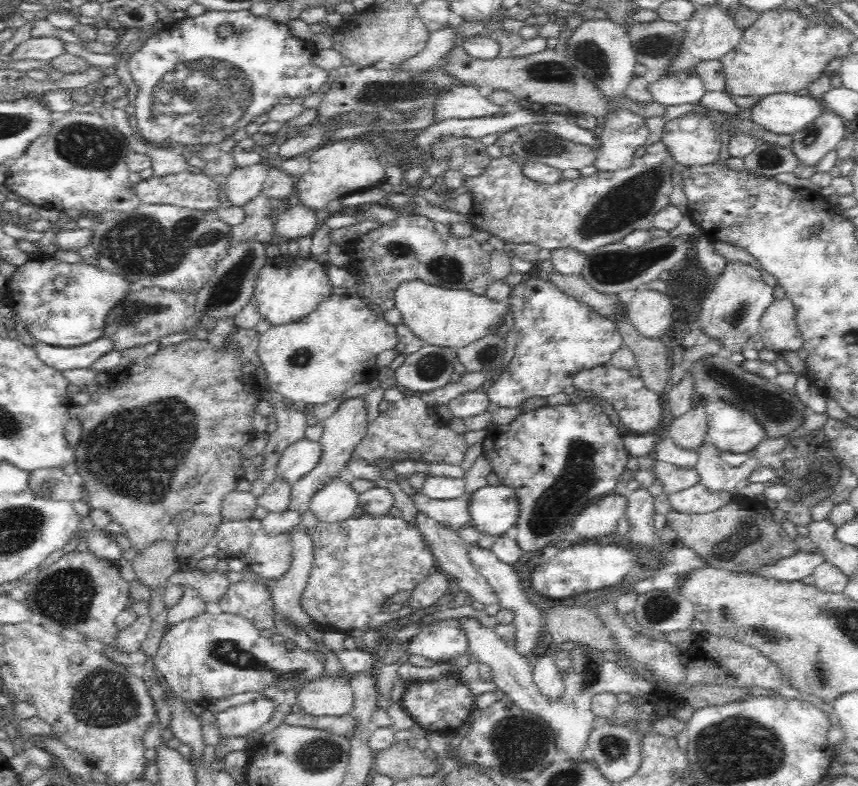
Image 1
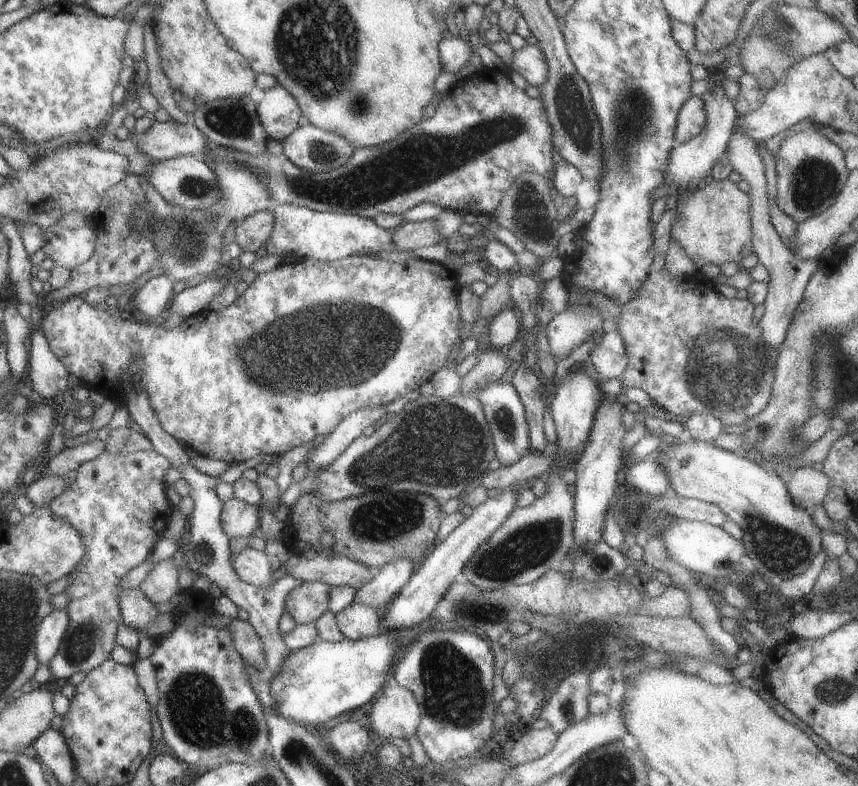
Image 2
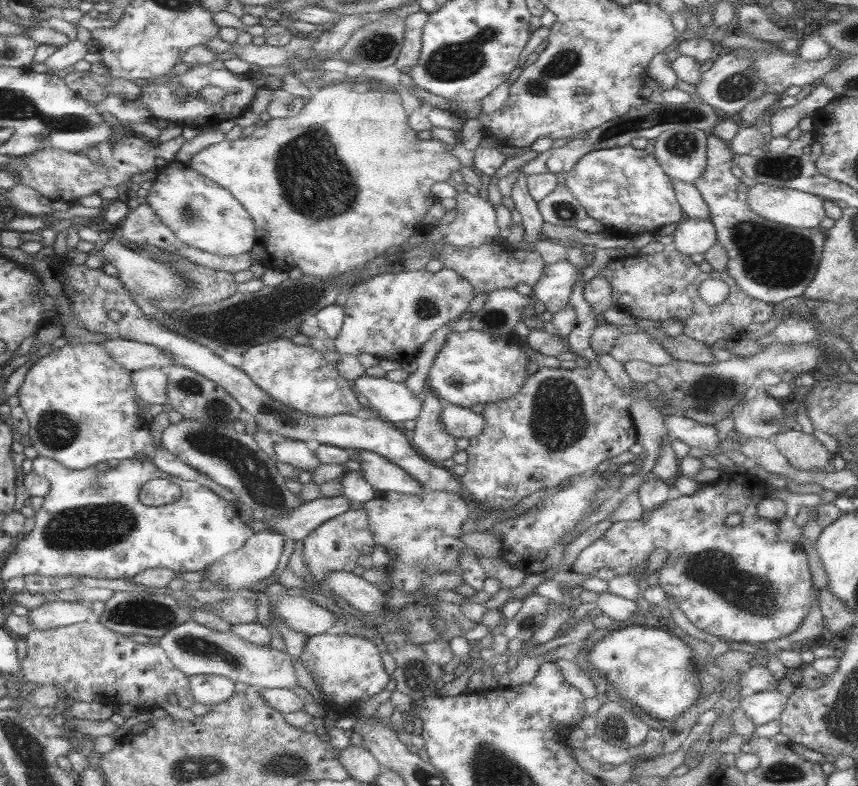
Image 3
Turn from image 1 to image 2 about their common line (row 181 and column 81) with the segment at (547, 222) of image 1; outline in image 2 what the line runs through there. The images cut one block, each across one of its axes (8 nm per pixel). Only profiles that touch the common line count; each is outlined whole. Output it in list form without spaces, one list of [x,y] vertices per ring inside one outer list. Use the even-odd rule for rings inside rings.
[[[101,452],[97,458],[83,462],[77,468],[75,480],[57,496],[51,500],[51,512],[59,516],[61,520],[69,522],[73,528],[77,528],[83,536],[85,544],[85,556],[77,564],[75,580],[65,590],[71,598],[67,604],[67,616],[69,624],[63,634],[63,642],[59,644],[53,660],[49,662],[51,680],[67,680],[77,672],[91,672],[99,664],[103,664],[109,658],[109,652],[115,648],[115,634],[119,628],[121,612],[119,612],[119,580],[139,566],[147,554],[153,552],[155,544],[163,536],[163,528],[171,516],[171,504],[167,504],[167,488],[163,484],[163,474],[169,468],[169,460],[157,452],[131,452],[131,454],[111,454]]]

